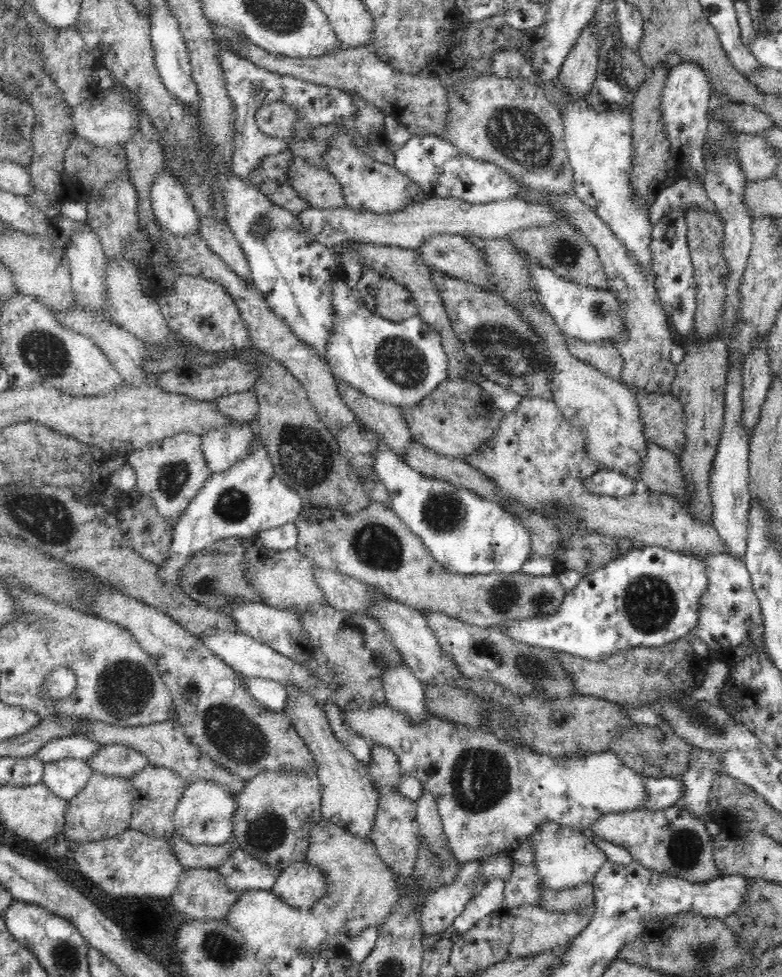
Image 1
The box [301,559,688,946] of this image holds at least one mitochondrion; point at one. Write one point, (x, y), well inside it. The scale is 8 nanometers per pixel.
(480, 779)

